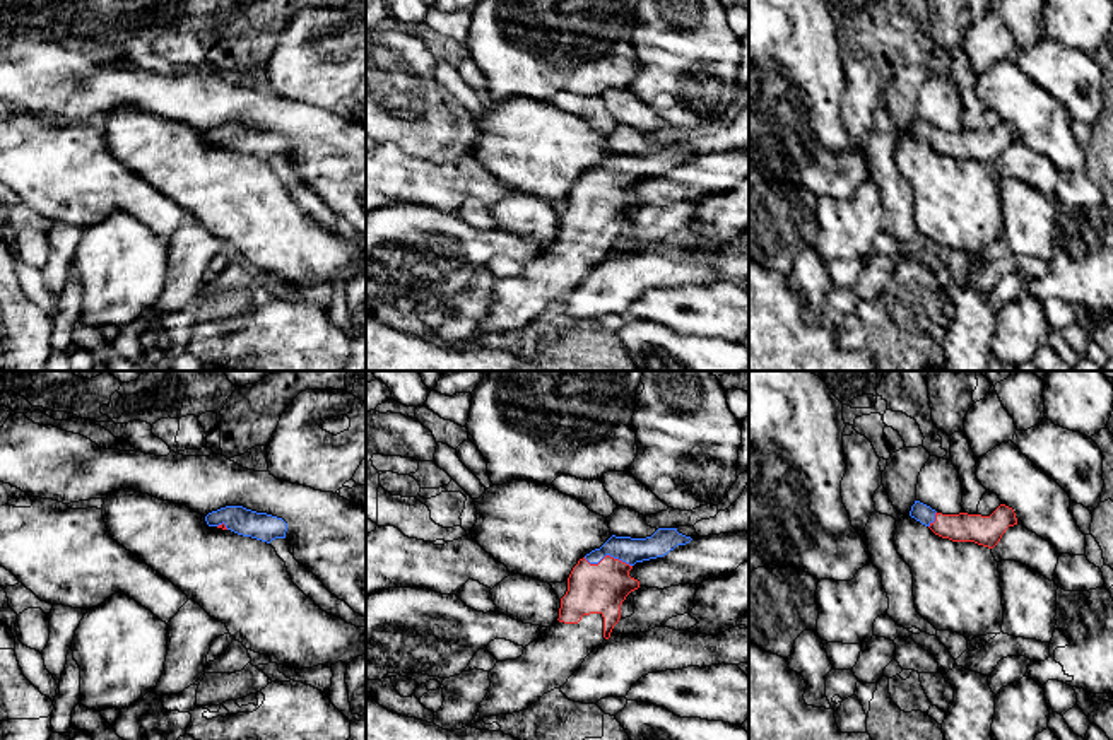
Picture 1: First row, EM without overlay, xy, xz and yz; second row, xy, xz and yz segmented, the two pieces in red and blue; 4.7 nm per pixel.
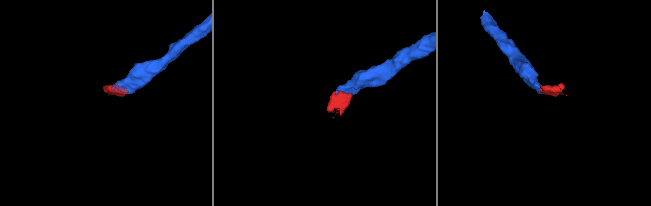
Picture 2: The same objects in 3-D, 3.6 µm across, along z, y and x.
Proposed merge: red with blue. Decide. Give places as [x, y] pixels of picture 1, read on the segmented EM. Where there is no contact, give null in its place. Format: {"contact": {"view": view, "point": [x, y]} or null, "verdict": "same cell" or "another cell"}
{"contact": {"view": "xz", "point": [607, 556]}, "verdict": "same cell"}

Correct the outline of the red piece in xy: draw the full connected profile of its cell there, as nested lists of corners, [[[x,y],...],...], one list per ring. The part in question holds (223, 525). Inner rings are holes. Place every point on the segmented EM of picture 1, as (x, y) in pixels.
[[[226,506],[205,516],[209,526],[231,530],[243,537],[251,537],[270,543],[286,538],[287,523],[282,518],[256,513],[243,506]]]

